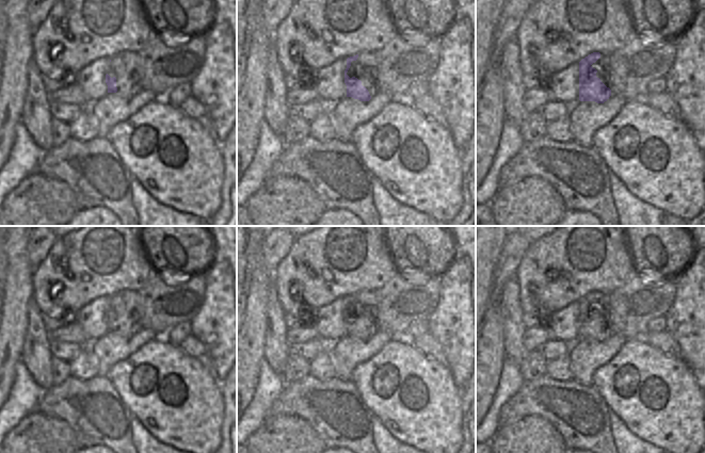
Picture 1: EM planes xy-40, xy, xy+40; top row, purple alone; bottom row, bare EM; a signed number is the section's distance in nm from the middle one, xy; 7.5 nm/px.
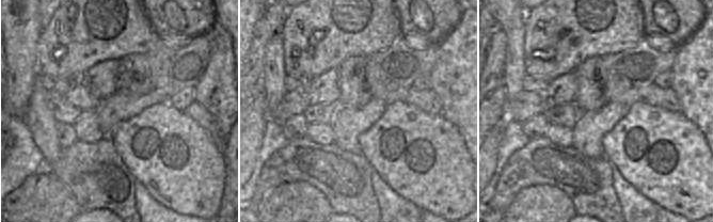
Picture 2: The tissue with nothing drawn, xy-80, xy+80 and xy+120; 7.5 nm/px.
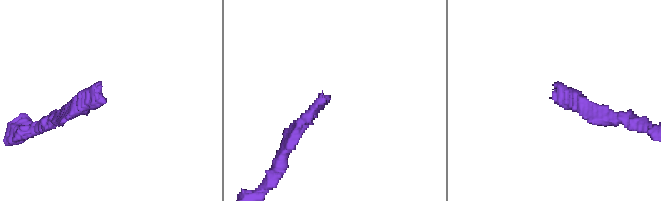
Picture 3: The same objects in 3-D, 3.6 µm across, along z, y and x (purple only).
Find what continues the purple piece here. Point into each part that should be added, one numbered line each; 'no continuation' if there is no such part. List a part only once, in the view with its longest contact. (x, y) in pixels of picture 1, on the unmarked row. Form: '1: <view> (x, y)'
1: xy (364, 307)

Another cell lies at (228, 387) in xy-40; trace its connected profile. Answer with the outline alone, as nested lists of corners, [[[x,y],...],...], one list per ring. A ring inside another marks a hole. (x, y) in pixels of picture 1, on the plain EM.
[[[237,358],[221,382],[225,416],[221,428],[221,446],[217,453],[237,453]]]

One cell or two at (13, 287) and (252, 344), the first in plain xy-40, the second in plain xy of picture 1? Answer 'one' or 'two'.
one

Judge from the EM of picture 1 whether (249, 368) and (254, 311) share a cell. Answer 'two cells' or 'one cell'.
one cell

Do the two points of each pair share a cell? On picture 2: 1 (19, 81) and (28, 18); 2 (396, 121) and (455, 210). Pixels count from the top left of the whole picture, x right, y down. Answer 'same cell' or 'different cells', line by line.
1: same cell
2: same cell

